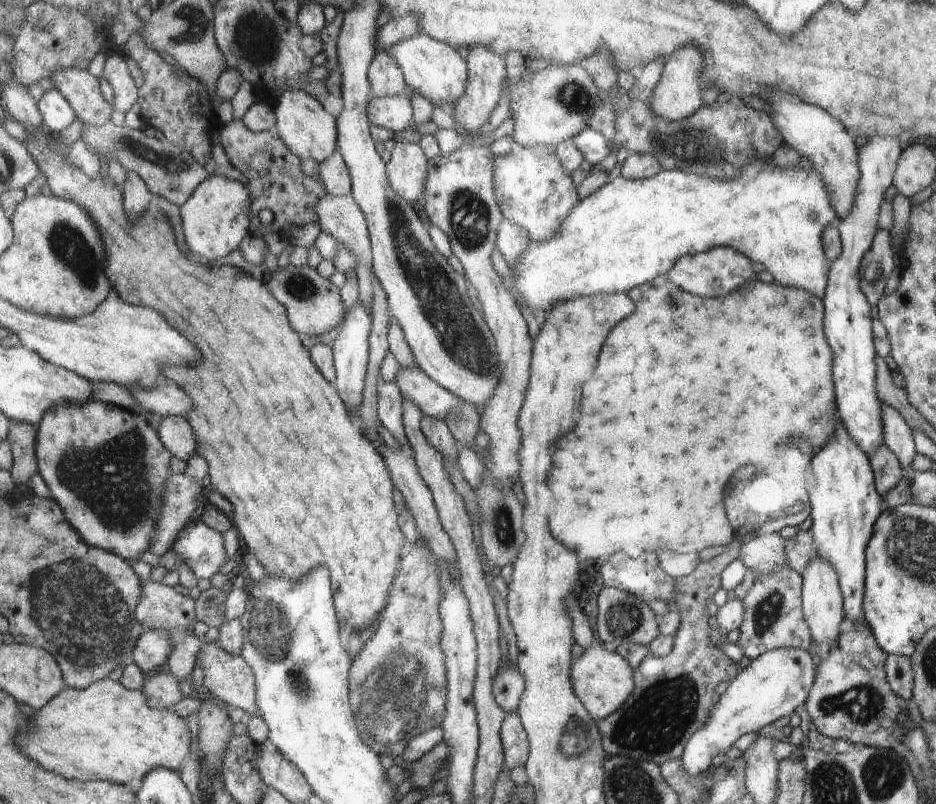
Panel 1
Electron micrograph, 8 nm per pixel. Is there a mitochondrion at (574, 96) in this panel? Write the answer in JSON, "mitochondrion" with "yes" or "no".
{"mitochondrion":"yes"}

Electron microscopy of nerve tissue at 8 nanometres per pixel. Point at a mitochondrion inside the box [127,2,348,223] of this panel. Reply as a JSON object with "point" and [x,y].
{"point":[255,37]}

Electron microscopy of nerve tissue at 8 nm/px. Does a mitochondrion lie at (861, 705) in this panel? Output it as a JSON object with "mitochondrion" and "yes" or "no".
{"mitochondrion":"yes"}

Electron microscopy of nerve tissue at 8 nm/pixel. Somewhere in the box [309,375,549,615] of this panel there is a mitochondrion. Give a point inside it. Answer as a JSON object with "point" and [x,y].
{"point":[501,512]}

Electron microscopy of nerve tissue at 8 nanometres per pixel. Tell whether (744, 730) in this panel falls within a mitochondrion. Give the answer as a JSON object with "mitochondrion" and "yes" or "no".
{"mitochondrion":"no"}

